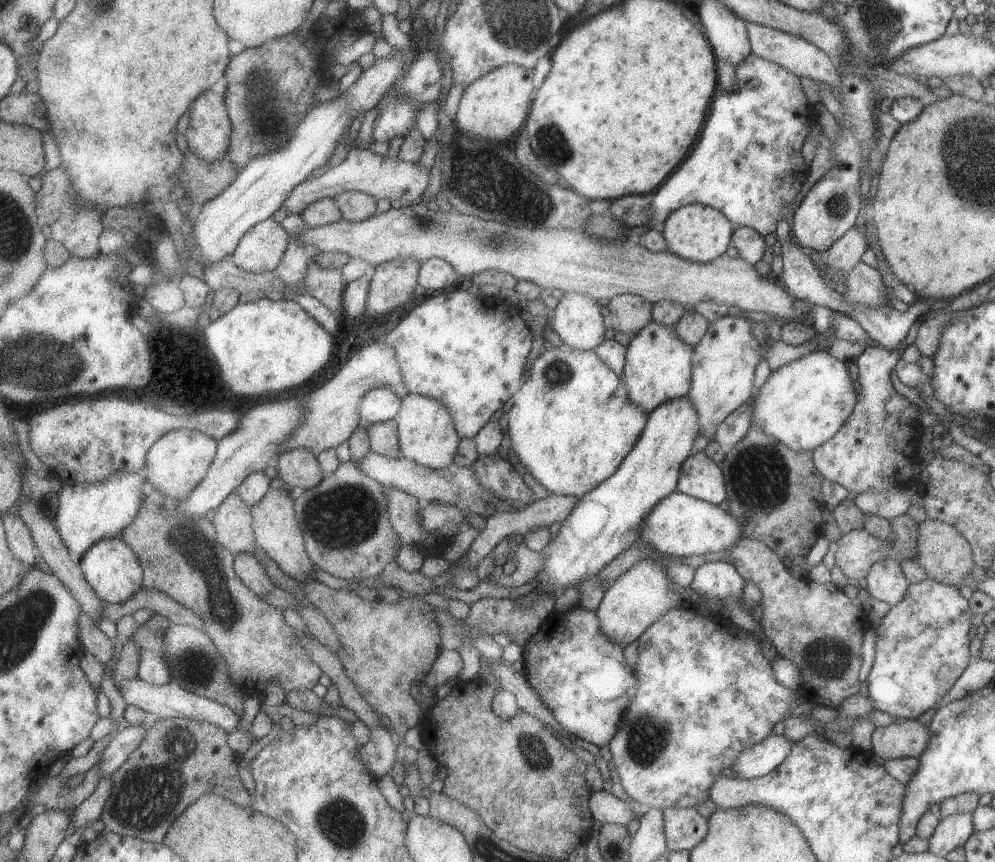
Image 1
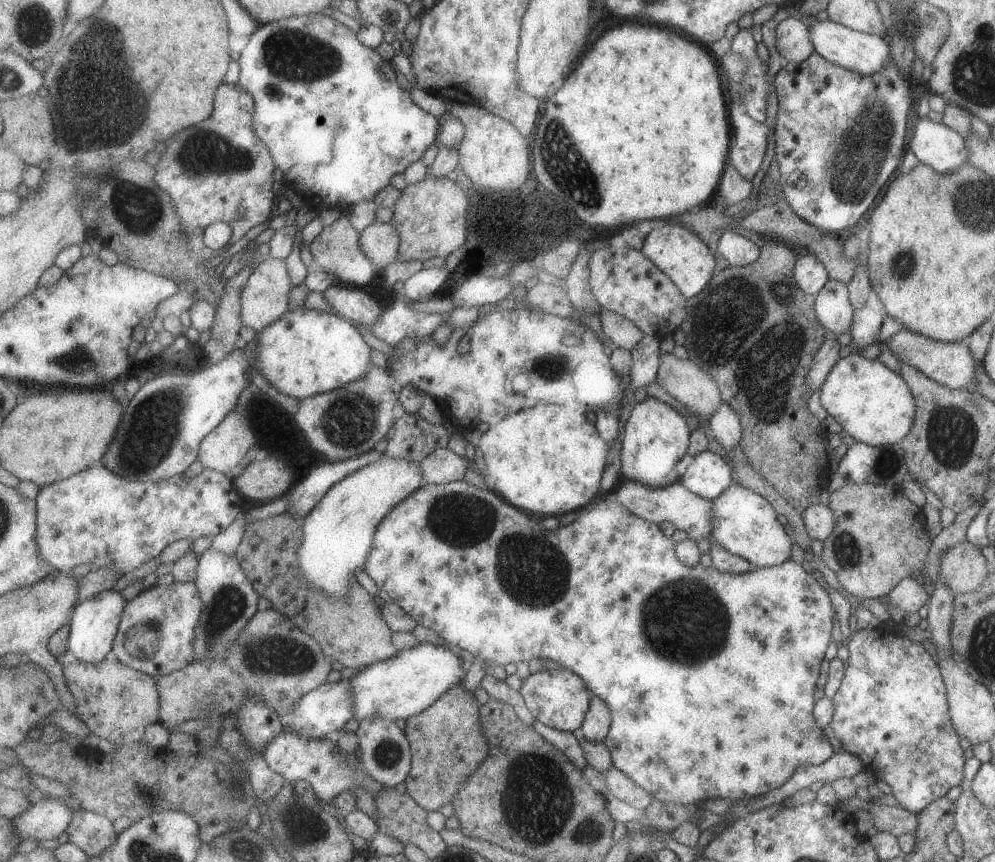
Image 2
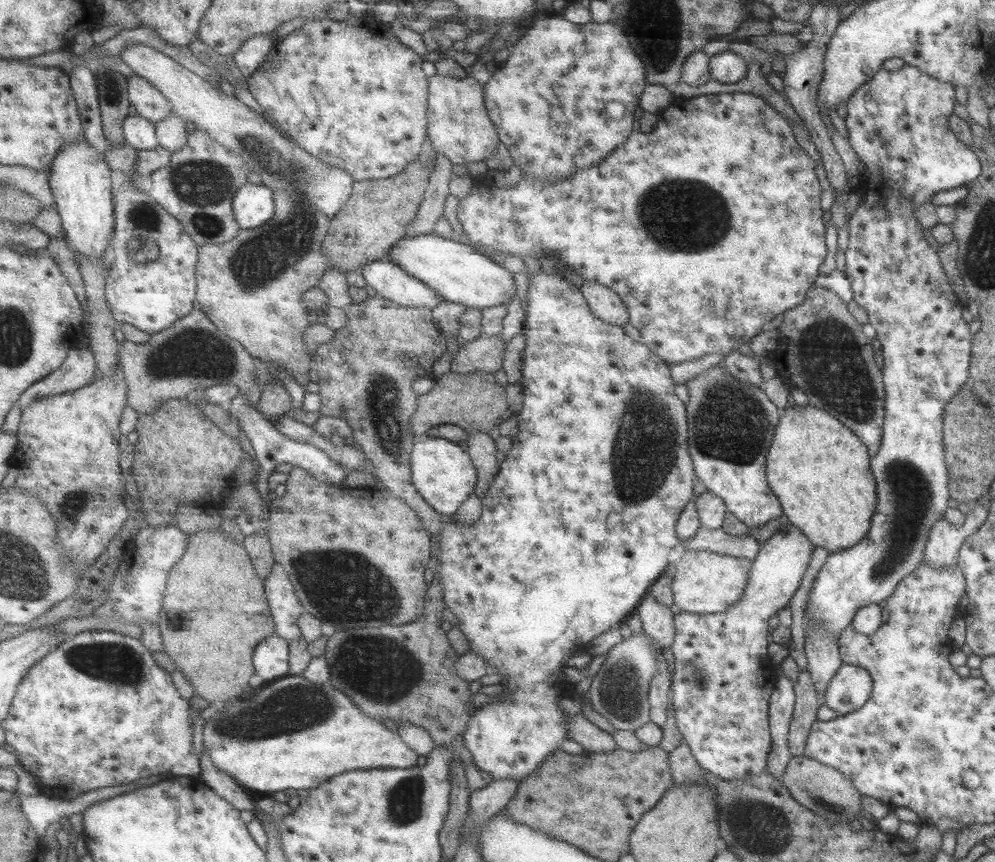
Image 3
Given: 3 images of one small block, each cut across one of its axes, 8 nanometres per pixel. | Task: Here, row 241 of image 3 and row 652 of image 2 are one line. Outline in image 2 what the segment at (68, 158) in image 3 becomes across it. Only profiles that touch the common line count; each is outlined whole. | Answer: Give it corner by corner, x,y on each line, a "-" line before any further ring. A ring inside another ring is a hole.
107,590
100,592
93,598
87,598
79,603
70,620
71,632
69,639
69,651
73,652
81,662
99,664
107,658
107,654
114,650
114,642
117,638
123,612
127,608
129,600
119,590

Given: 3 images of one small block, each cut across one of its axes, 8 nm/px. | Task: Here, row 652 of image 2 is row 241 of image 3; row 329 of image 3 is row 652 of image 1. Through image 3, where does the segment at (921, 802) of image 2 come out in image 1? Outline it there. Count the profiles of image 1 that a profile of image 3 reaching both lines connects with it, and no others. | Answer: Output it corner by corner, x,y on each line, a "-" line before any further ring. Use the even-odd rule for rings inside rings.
926,579
907,588
903,599
890,607
877,626
873,665
867,674
867,693
873,707
893,719
916,720
931,709
953,686
966,670
971,657
967,638
972,612
955,587

